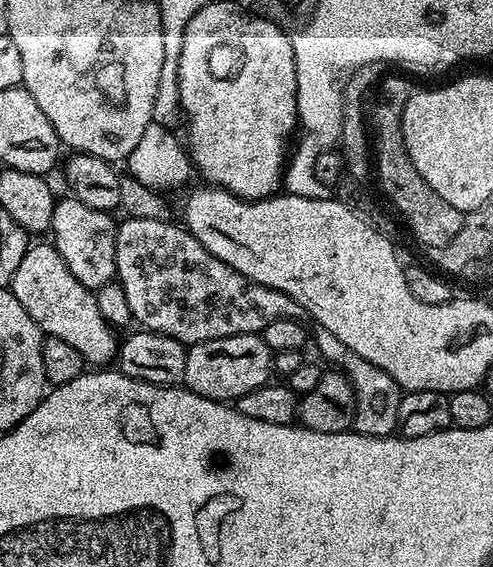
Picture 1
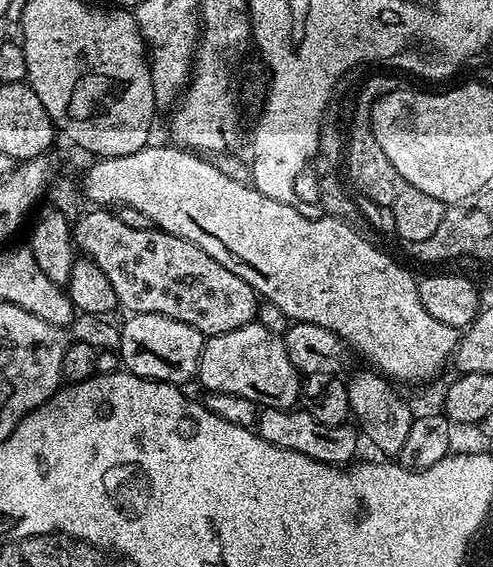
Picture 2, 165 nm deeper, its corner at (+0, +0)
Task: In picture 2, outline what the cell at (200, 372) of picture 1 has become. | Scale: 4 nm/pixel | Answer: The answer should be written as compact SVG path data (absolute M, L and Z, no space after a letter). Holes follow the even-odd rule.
M257 322L242 326L238 330L230 330L226 334L207 337L200 355L198 381L208 392L222 394L238 394L238 398L250 398L260 408L291 408L299 401L301 373L297 372L294 362L290 362L290 354L286 354L286 346L281 337Z

